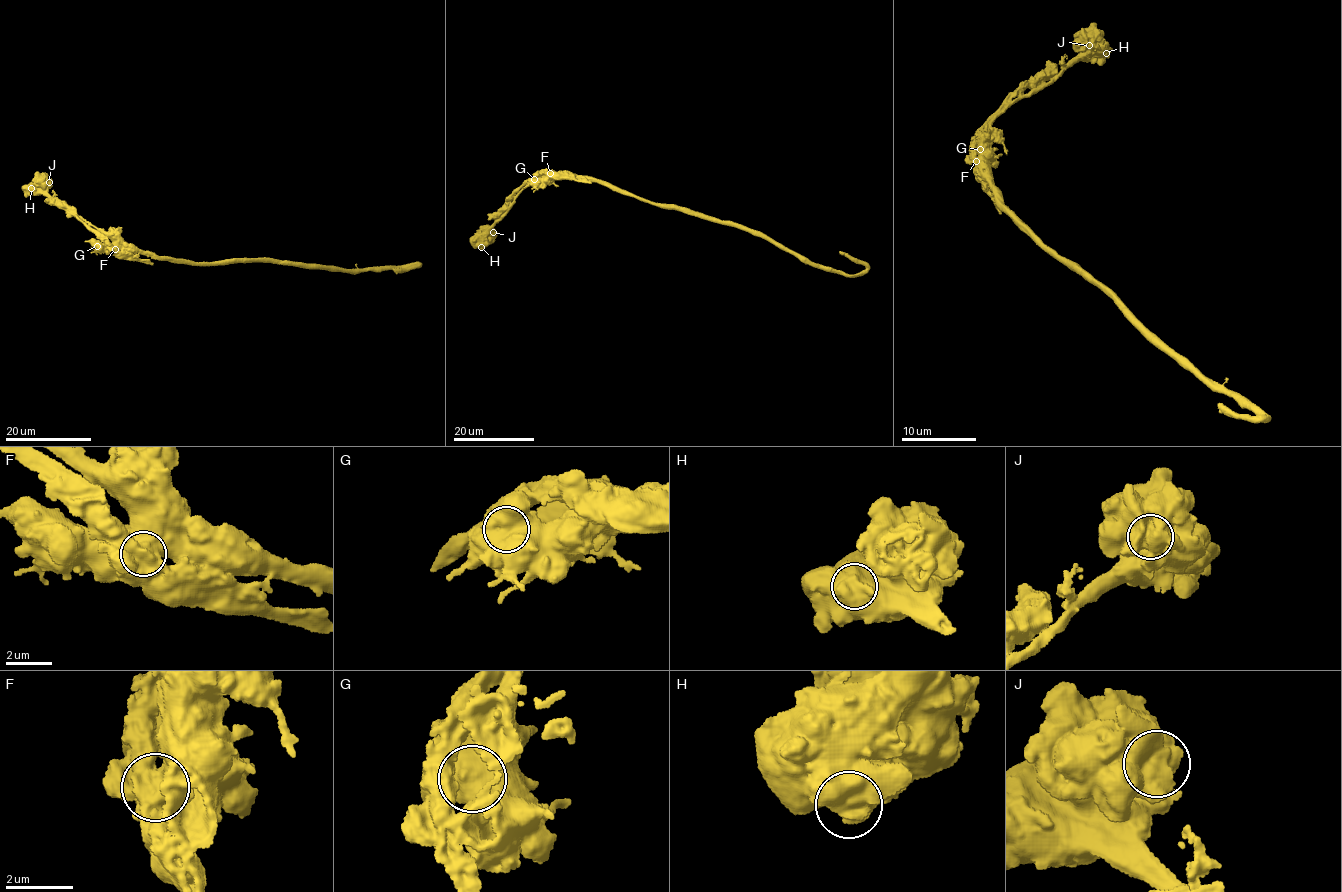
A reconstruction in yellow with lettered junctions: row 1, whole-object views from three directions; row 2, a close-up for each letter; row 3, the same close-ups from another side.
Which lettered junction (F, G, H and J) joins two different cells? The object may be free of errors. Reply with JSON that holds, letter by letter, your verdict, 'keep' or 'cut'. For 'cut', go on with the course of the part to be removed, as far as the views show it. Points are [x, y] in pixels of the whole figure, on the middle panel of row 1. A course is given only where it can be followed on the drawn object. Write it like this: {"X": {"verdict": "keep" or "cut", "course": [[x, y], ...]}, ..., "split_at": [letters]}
{"F": {"verdict": "cut", "course": [[551, 174], [541, 172], [533, 177], [487, 220]]}, "G": {"verdict": "keep"}, "H": {"verdict": "keep"}, "J": {"verdict": "keep"}, "split_at": ["F"]}

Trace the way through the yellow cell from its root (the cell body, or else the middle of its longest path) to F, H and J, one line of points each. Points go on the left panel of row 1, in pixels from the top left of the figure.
F: (232, 262), (212, 264), (177, 262), (136, 252), (120, 253), (115, 249)
H: (232, 262), (212, 264), (177, 262), (123, 249), (49, 195), (31, 188)
J: (232, 262), (212, 264), (177, 262), (119, 247), (84, 218), (56, 202), (47, 192), (49, 182)

